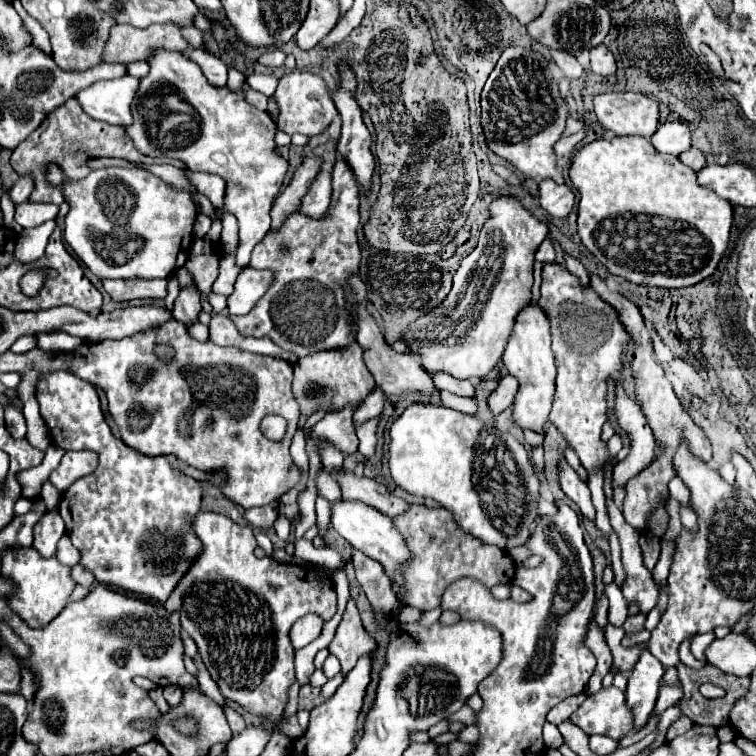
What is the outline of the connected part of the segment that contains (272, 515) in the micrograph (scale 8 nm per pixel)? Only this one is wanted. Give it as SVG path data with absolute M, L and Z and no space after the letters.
M278 501L266 505L266 507L252 507L248 509L246 513L246 521L252 525L252 527L258 527L258 529L268 529L274 525L276 517L278 517Z

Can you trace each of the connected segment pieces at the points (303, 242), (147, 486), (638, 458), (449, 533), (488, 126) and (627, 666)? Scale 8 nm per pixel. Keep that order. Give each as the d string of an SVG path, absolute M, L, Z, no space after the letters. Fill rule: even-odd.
M340 157L332 169L332 187L332 205L324 219L290 213L278 231L268 231L254 247L250 267L274 271L274 283L248 315L230 315L244 337L270 337L276 345L294 351L298 357L346 347L356 339L354 315L350 309L354 299L346 281L360 265L360 247L356 239L360 199L354 173L350 173L350 165ZM282 247L286 247L286 251L282 251Z
M54 371L38 379L36 399L50 429L50 439L56 447L64 451L94 449L100 455L96 471L72 483L60 501L60 515L66 521L66 533L70 535L72 545L82 553L80 563L92 571L100 583L122 587L128 593L146 595L158 603L164 603L202 547L198 537L192 533L192 519L200 511L200 483L180 471L180 461L174 455L148 457L114 437L100 409L96 387L90 381L82 381L68 371Z
M620 383L616 385L616 419L618 427L624 429L630 437L630 455L614 467L612 473L612 487L626 487L630 477L636 477L648 463L654 459L654 435L642 409L634 403Z
M412 505L406 513L394 517L394 523L414 553L410 567L404 571L408 587L406 605L420 607L424 611L436 609L440 605L444 589L462 577L478 579L488 587L514 579L514 559L498 547L484 545L476 537L468 537L462 529L458 529L452 513L444 507L430 509L426 505Z
M518 45L506 47L482 89L482 127L488 147L532 179L550 177L564 183L564 175L556 165L554 143L562 137L566 119L568 105L560 97L548 61L536 51Z
M612 625L606 627L606 639L608 639L608 645L610 645L610 651L612 651L613 662L612 667L619 670L630 671L638 661L640 654L645 649L645 643L640 643L633 647L622 647L620 645L620 639L622 635L616 637L616 629ZM612 639L612 641L610 641Z

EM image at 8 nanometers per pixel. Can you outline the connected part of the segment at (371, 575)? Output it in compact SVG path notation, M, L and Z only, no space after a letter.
M352 553L352 565L356 569L356 579L364 589L368 601L376 609L384 609L386 613L396 613L398 603L394 601L394 593L390 589L390 579L382 571L382 565L364 553Z

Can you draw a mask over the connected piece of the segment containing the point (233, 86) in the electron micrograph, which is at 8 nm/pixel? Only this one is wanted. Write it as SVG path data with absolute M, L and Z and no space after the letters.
M228 69L228 89L230 89L230 91L242 89L244 79L246 79L244 73L240 73L240 71L236 71L236 69Z

